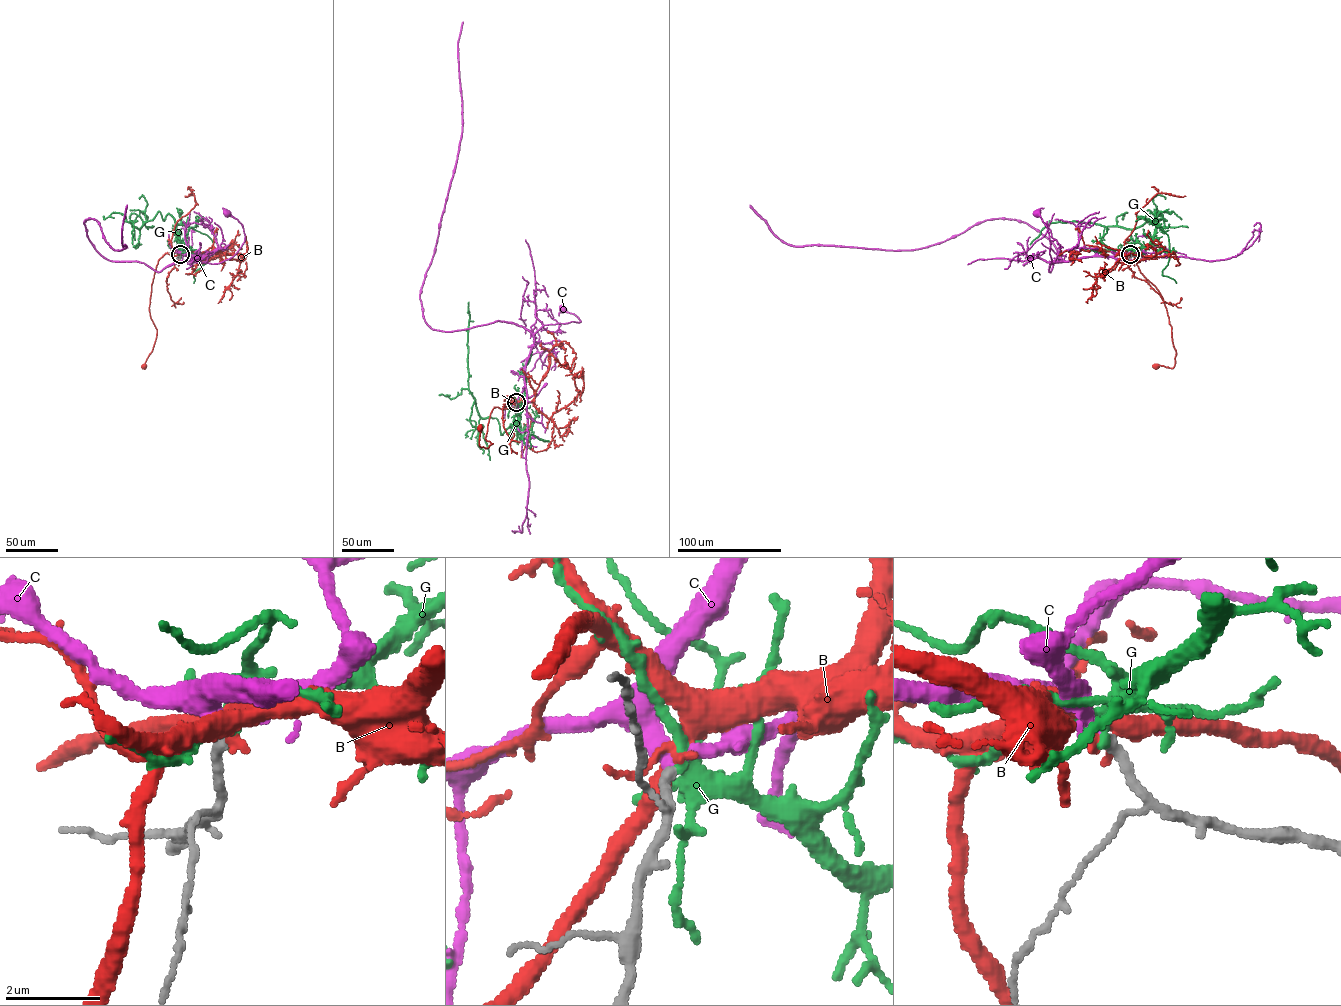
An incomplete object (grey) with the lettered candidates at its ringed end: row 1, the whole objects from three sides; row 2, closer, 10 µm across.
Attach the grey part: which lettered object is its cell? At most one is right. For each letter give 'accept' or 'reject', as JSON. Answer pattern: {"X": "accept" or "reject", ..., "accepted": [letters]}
{"B": "reject", "C": "accept", "G": "reject", "accepted": ["C"]}

